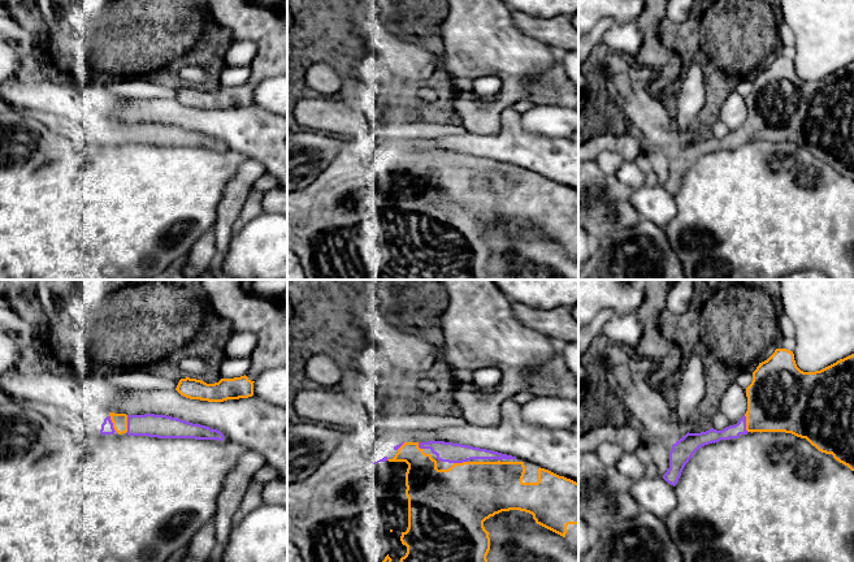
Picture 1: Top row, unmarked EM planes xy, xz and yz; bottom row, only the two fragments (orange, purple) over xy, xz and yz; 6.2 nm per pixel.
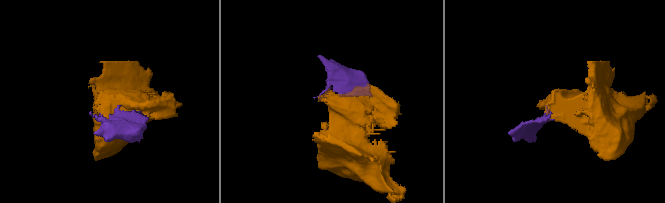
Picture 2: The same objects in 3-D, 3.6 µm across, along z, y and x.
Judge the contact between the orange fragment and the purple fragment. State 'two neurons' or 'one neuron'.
one neuron

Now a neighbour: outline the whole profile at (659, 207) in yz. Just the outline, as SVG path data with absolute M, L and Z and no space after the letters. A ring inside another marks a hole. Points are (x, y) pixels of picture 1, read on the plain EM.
M655 172L646 173L645 185L633 190L628 202L643 220L666 226L676 215L675 195L659 182Z

